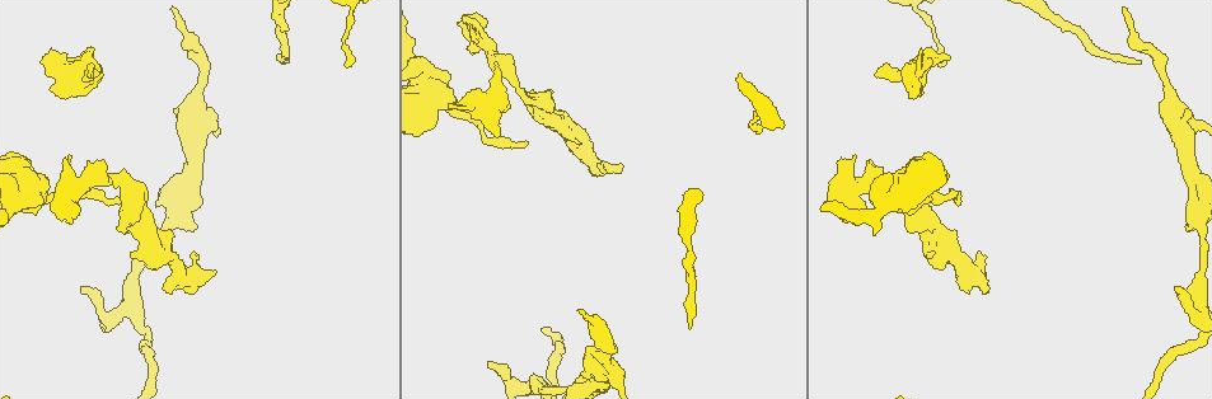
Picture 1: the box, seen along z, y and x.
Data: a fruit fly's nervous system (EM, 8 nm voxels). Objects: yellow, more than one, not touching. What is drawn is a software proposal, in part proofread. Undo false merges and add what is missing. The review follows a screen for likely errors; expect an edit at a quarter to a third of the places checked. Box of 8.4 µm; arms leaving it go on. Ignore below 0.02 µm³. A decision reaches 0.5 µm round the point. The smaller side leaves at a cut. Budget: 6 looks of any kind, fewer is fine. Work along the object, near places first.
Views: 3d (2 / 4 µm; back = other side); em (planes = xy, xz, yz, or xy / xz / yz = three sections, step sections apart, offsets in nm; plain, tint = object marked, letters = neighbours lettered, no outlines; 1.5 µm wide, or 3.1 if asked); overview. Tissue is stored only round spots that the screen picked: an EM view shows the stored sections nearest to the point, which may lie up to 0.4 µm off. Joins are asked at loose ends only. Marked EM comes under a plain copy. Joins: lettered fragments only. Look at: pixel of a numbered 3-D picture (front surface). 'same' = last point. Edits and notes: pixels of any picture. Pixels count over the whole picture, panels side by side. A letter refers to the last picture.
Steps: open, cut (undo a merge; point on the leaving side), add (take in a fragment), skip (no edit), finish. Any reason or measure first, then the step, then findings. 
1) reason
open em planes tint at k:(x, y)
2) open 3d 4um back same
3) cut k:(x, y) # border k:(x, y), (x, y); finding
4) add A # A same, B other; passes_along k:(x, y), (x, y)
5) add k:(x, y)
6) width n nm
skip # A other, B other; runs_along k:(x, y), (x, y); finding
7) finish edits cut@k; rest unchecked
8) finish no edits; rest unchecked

free end
open 3d 2um at 1:(910, 232)

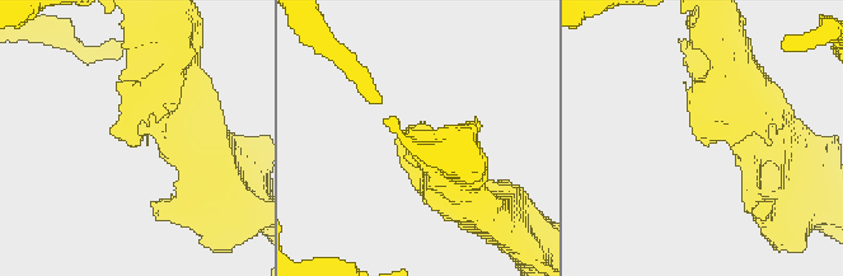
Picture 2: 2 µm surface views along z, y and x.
shape alone is not enough
open em yz step 4 tint at 2:(708, 138)

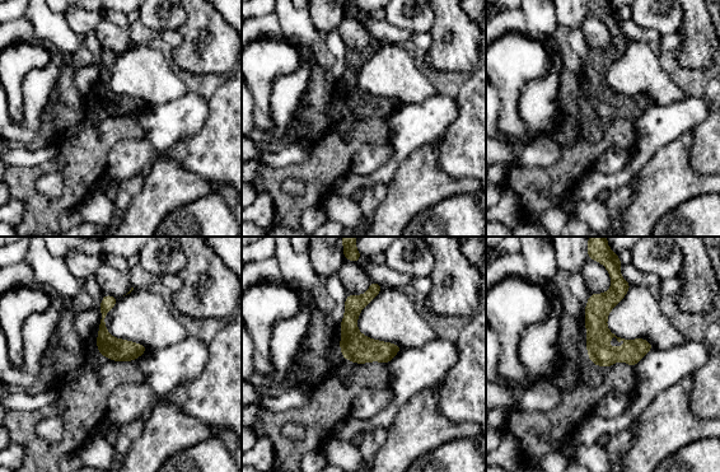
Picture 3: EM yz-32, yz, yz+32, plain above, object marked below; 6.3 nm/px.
cut it another way
open em planes letters same

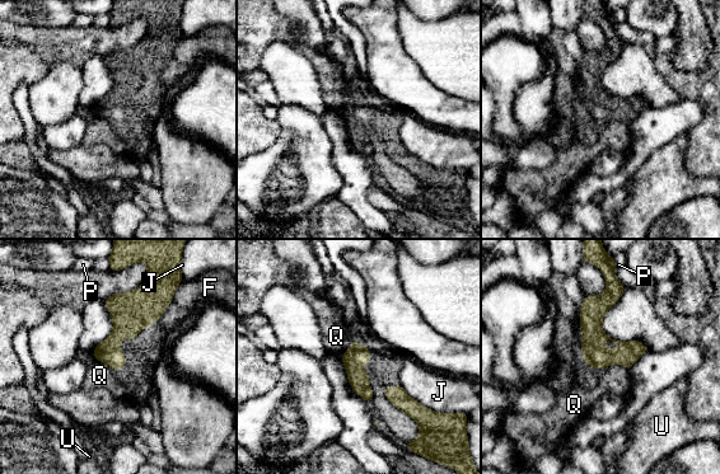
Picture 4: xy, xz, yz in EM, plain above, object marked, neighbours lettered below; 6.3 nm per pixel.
longest_contact J 300 nm
skip # F other, J other, P other, Q other, U other; border 4:(587, 364), (627, 370); none of them fits

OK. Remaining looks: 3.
an open end
open em planes letters at 1:(489, 365)

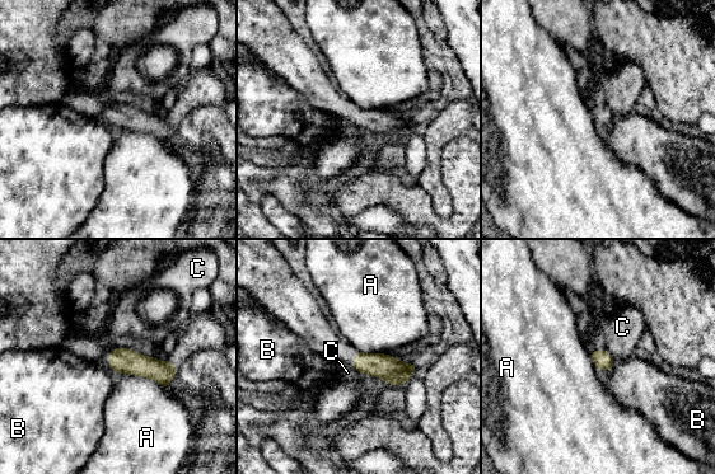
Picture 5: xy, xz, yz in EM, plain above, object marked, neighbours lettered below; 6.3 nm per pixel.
width 120 nm
skip # A other, B other, C other; runs_along 5:(112, 353), (124, 361), (173, 372); none of them fits

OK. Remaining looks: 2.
branch stops here
open em planes letters at 1:(498, 135)

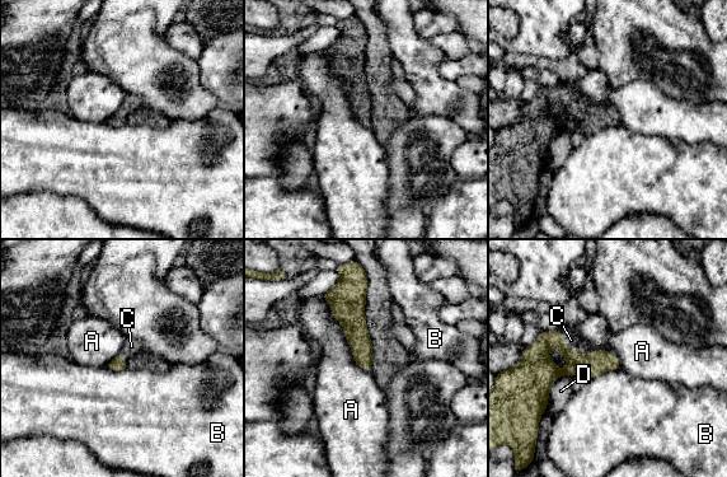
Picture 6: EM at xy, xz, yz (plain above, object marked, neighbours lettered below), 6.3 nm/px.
add C # A other, B other, C same, D other; it goes on there

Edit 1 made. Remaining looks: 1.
finish edits add@6; rest unchecked

